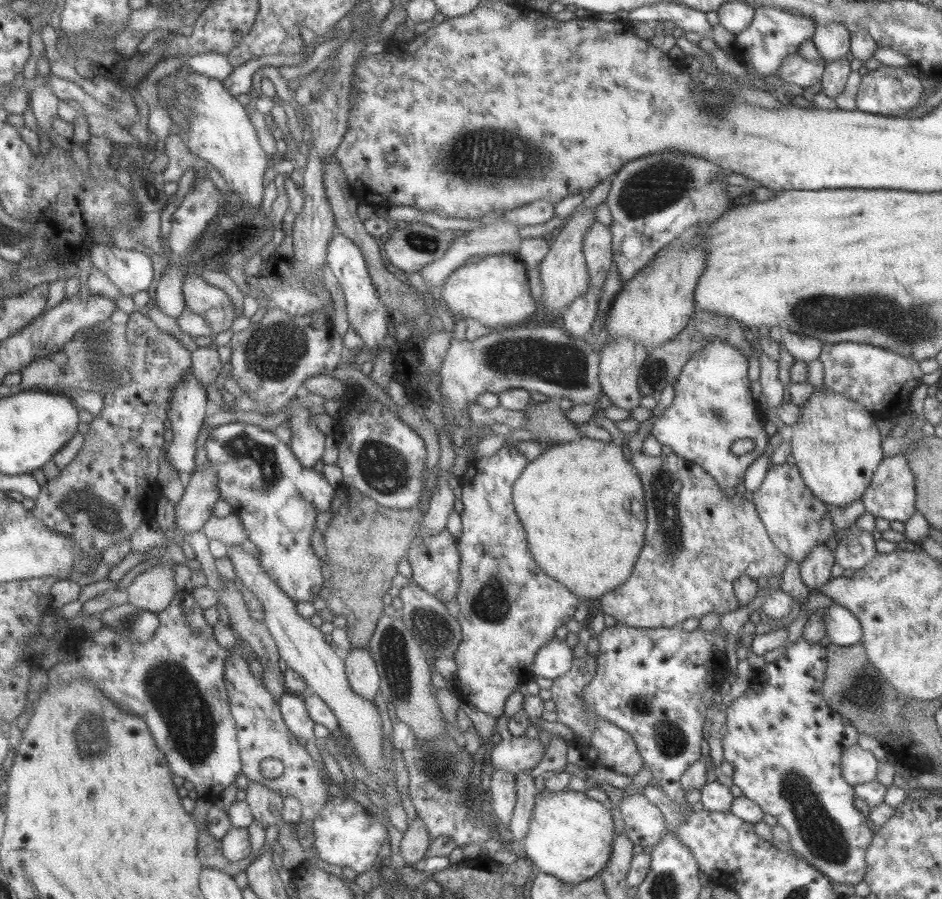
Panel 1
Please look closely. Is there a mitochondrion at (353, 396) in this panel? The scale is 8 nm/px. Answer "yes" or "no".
no

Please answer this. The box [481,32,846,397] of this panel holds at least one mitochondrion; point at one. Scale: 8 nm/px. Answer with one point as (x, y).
(647, 190)

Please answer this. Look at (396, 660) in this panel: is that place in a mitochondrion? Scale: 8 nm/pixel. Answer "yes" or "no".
yes

